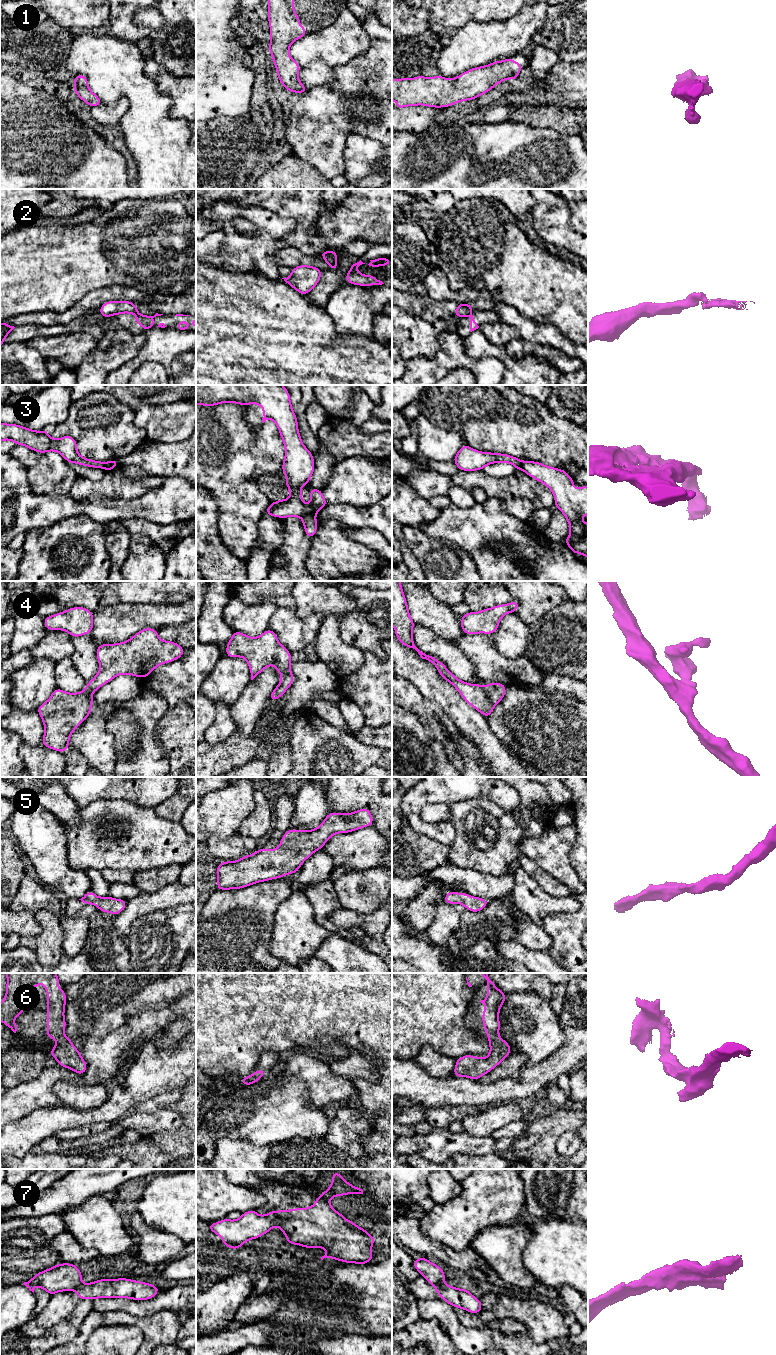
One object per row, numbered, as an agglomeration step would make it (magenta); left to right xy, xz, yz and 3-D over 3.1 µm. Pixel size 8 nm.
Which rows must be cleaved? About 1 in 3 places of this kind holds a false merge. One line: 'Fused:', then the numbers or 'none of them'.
Fused: 2, 3, 7

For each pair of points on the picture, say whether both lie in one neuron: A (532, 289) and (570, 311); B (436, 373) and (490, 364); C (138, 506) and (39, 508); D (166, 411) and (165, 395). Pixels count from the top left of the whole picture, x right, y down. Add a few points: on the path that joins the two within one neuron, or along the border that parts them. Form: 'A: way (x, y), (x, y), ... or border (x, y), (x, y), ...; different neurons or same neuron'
A: way (541, 291), (557, 307), (561, 307); same neuron
B: way (449, 362), (477, 364); same neuron
C: way (113, 508), (64, 508); same neuron
D: border (185, 400), (142, 405); different neurons

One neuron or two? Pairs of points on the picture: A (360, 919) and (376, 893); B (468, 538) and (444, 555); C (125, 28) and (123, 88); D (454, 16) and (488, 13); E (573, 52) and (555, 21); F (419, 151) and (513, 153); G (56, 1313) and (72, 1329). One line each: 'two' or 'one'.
A: two
B: two
C: two
D: one
E: one
F: one
G: two

